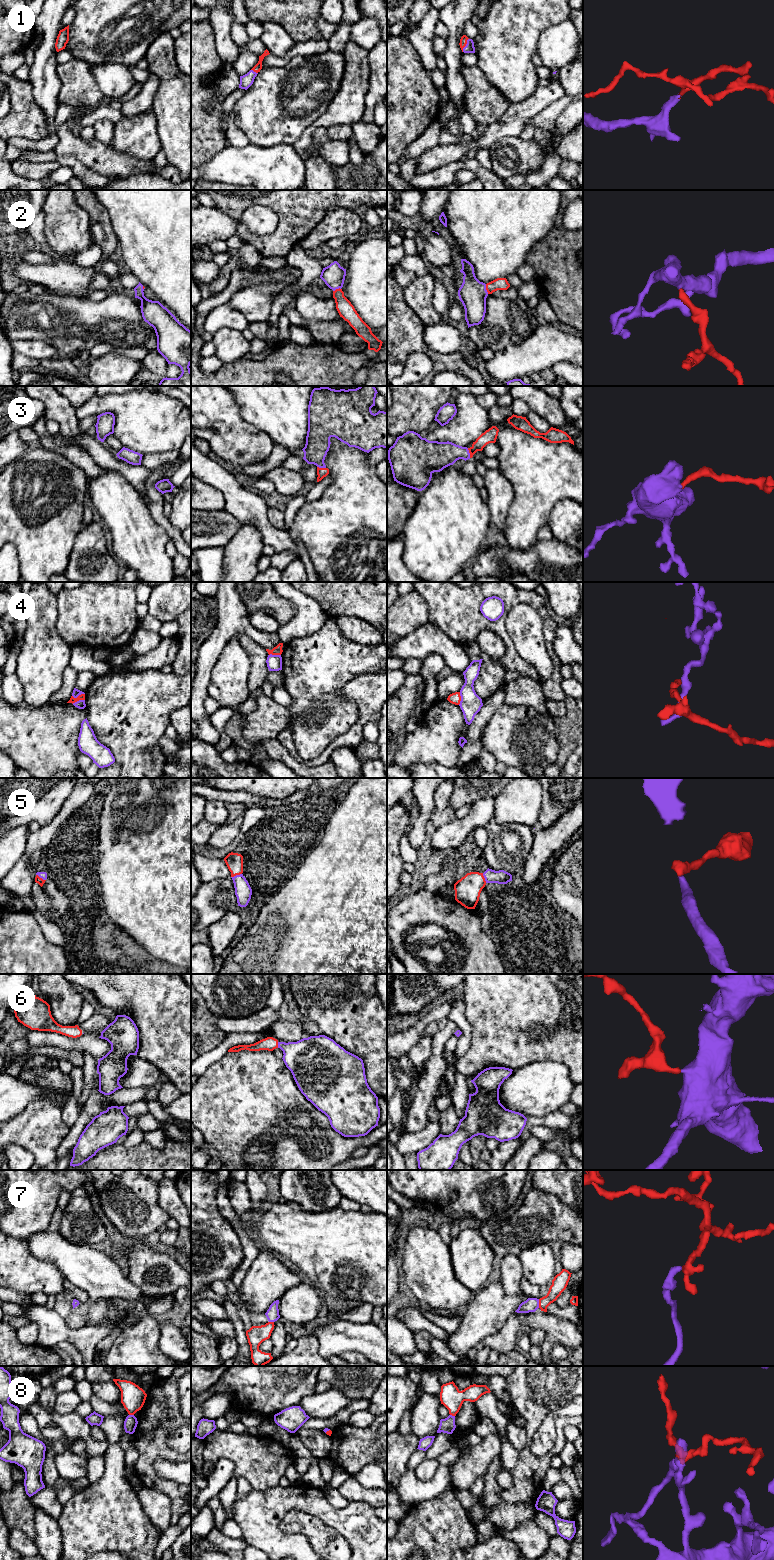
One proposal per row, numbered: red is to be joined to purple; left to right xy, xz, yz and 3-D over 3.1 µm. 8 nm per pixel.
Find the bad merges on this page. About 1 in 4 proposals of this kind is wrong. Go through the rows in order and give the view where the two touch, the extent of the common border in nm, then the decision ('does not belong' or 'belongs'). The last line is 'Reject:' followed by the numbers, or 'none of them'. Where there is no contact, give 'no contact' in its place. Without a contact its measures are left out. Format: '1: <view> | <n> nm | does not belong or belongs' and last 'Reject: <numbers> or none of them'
1: yz | 120 nm | belongs
2: yz | 80 nm | belongs
3: yz | 80 nm | belongs
4: xy | 110 nm | does not belong
5: xz | 90 nm | belongs
6: xz | 50 nm | belongs
7: yz | 70 nm | belongs
8: xy | 40 nm | does not belong
Reject: 4, 8

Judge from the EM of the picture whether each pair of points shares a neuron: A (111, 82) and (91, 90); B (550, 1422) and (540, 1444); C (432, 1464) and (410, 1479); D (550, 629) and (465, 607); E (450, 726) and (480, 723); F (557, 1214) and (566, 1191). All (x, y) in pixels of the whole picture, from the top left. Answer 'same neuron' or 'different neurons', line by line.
A: different neurons
B: same neuron
C: different neurons
D: same neuron
E: different neurons
F: different neurons

